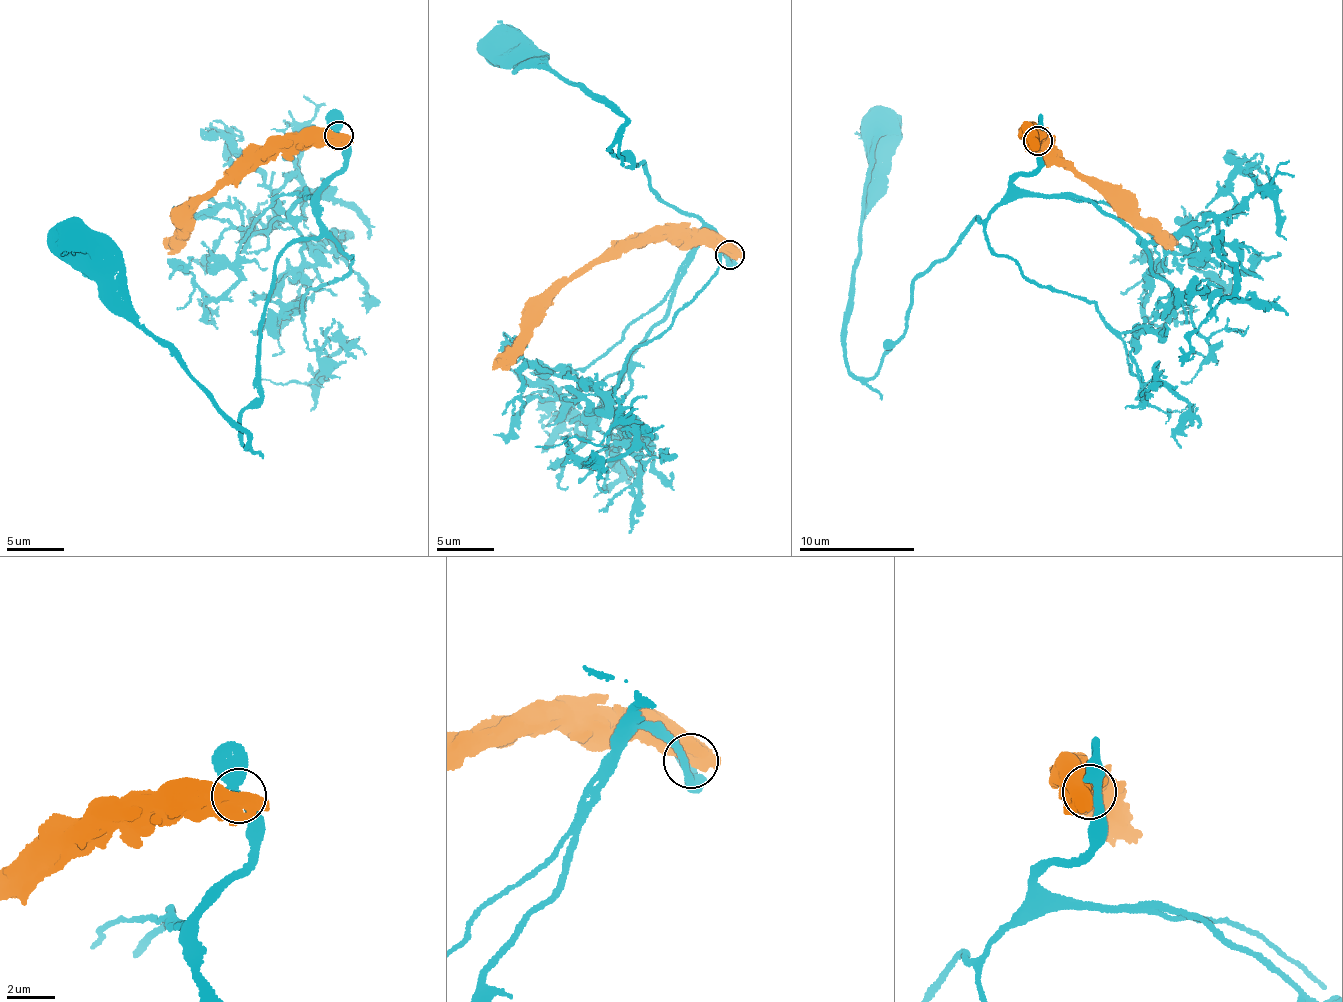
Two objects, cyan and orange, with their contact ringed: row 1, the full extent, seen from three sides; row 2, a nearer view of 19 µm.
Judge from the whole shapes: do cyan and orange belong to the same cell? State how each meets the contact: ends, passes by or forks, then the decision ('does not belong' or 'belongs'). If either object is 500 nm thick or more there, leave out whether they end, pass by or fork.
does not belong

